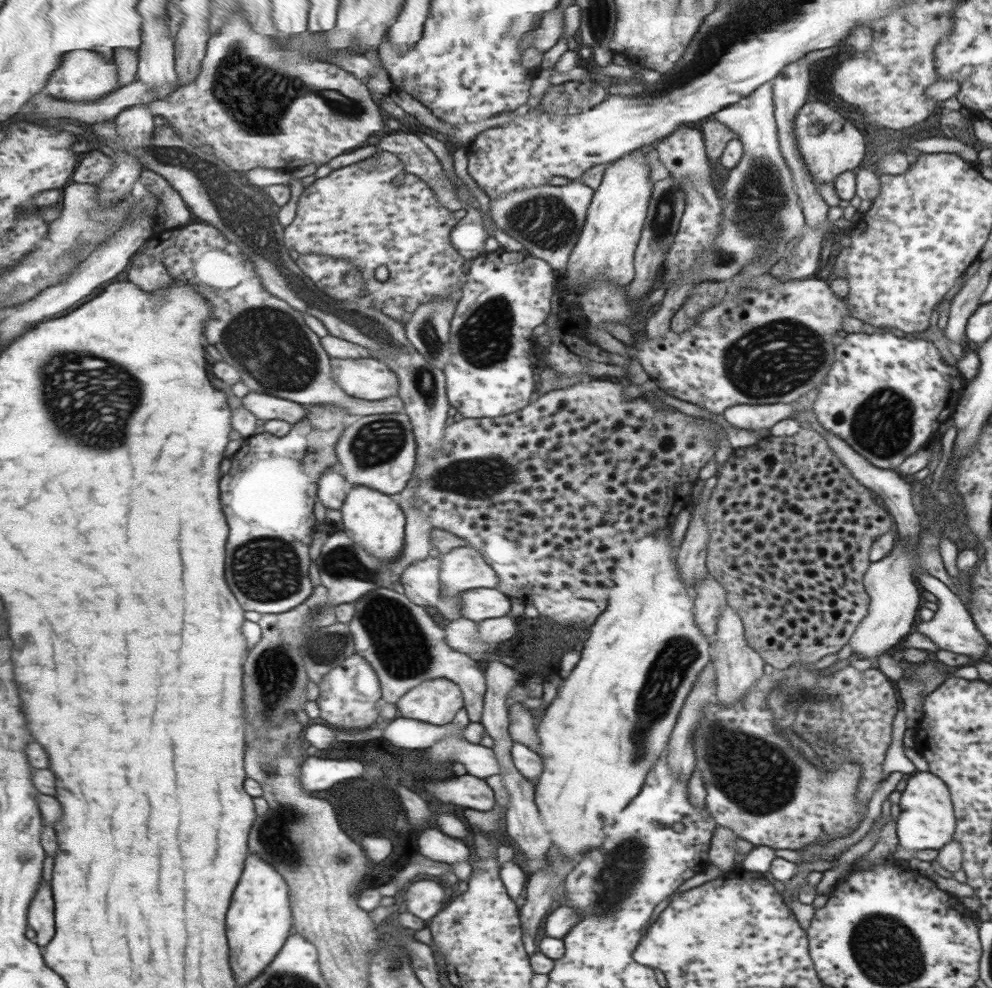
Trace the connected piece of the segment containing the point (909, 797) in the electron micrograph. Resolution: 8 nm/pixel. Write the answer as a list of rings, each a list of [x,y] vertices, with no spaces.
[[[916,772],[901,792],[900,817],[896,821],[898,846],[892,852],[892,860],[910,860],[920,850],[940,850],[953,840],[957,828],[952,794],[947,783],[930,772]]]

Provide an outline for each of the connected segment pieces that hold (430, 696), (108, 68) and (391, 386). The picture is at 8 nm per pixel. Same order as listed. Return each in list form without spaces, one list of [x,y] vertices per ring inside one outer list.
[[[427,680],[409,690],[408,698],[398,701],[400,717],[428,721],[430,724],[453,722],[456,712],[464,706],[465,696],[451,680]]]
[[[74,50],[65,56],[62,67],[49,80],[45,92],[64,100],[94,102],[110,96],[122,87],[120,67],[114,59],[108,59],[92,50]]]
[[[375,357],[334,358],[338,382],[348,394],[366,401],[384,401],[398,396],[399,375]]]

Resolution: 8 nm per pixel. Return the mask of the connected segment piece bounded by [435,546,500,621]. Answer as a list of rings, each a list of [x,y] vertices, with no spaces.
[[[462,546],[452,549],[446,554],[441,554],[440,584],[441,597],[435,606],[444,618],[450,621],[461,620],[459,613],[459,594],[473,588],[498,588],[500,586],[500,576],[498,571],[493,569],[484,558],[480,550],[472,546]]]

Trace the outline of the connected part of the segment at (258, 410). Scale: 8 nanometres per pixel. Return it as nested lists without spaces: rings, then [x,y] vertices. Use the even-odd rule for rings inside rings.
[[[253,390],[243,399],[243,403],[259,419],[266,421],[282,419],[292,422],[294,426],[303,421],[309,413],[307,405]]]

